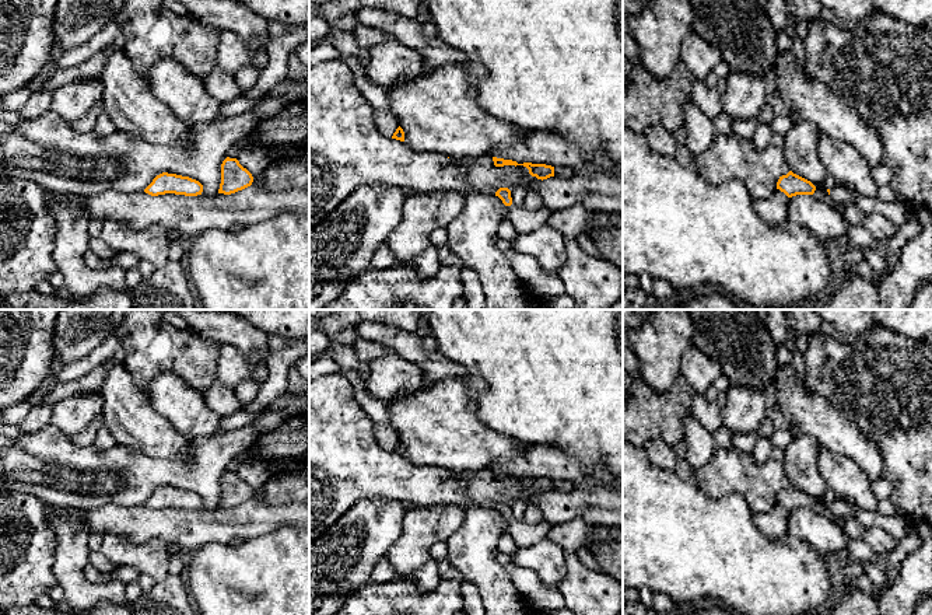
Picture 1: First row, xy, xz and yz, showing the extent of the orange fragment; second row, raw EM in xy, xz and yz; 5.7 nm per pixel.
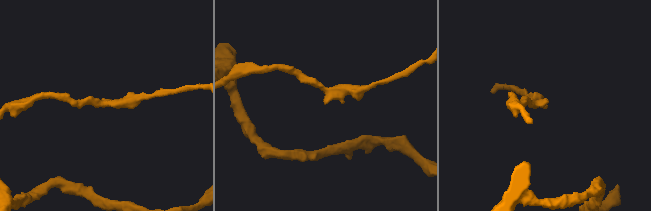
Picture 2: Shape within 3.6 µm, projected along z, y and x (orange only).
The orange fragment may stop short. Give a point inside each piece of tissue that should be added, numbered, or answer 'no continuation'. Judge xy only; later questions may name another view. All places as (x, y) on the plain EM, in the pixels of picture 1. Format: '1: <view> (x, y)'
no continuation

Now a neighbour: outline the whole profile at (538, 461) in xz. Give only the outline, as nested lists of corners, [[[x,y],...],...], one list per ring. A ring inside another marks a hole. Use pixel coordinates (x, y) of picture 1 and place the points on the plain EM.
[[[526,445],[514,458],[493,461],[490,471],[512,474],[518,478],[546,478],[551,481],[570,481],[575,489],[592,490],[596,488],[609,488],[623,490],[623,476],[613,475],[599,464],[592,472],[588,472],[582,464],[558,448],[546,445]]]

